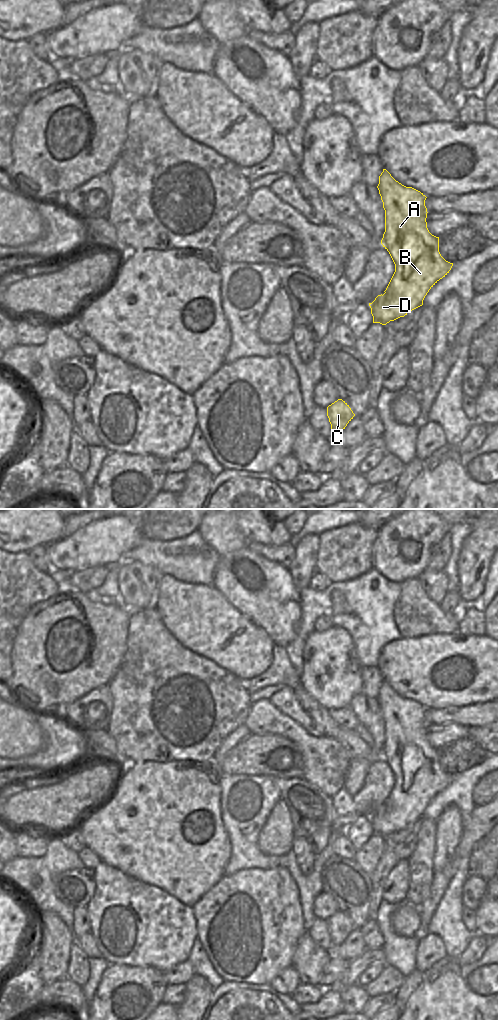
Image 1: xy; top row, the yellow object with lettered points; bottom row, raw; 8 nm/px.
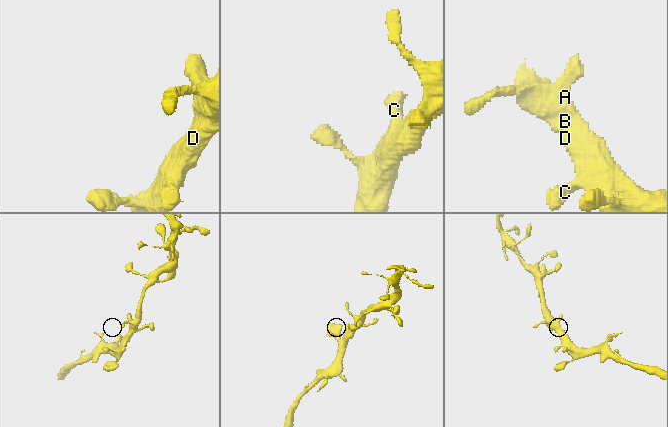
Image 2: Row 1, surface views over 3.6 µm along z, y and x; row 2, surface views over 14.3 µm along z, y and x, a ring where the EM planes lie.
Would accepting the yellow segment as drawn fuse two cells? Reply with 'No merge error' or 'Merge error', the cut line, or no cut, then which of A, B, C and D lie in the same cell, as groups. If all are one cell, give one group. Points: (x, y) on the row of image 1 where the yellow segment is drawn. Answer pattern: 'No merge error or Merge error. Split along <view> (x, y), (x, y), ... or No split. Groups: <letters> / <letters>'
No merge error. No split. Groups: A B C D

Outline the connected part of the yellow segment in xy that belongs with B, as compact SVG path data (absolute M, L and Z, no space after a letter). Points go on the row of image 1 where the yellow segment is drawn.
M386 169L379 176L377 188L385 210L385 232L381 244L394 262L395 272L385 293L378 295L369 306L373 323L386 325L422 306L429 290L449 273L453 263L441 256L439 237L432 235L427 228L427 197L423 193L402 185Z

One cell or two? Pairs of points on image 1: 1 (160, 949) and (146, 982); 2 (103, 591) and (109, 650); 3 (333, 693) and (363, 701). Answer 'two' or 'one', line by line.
1: two
2: two
3: two

